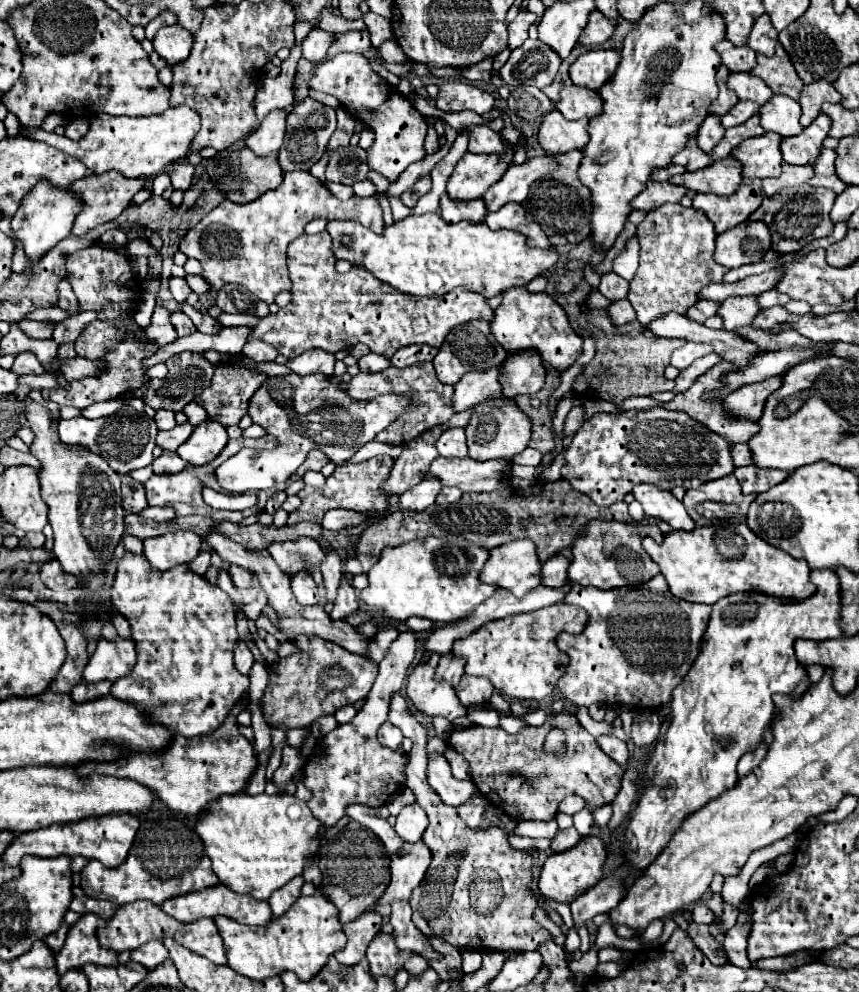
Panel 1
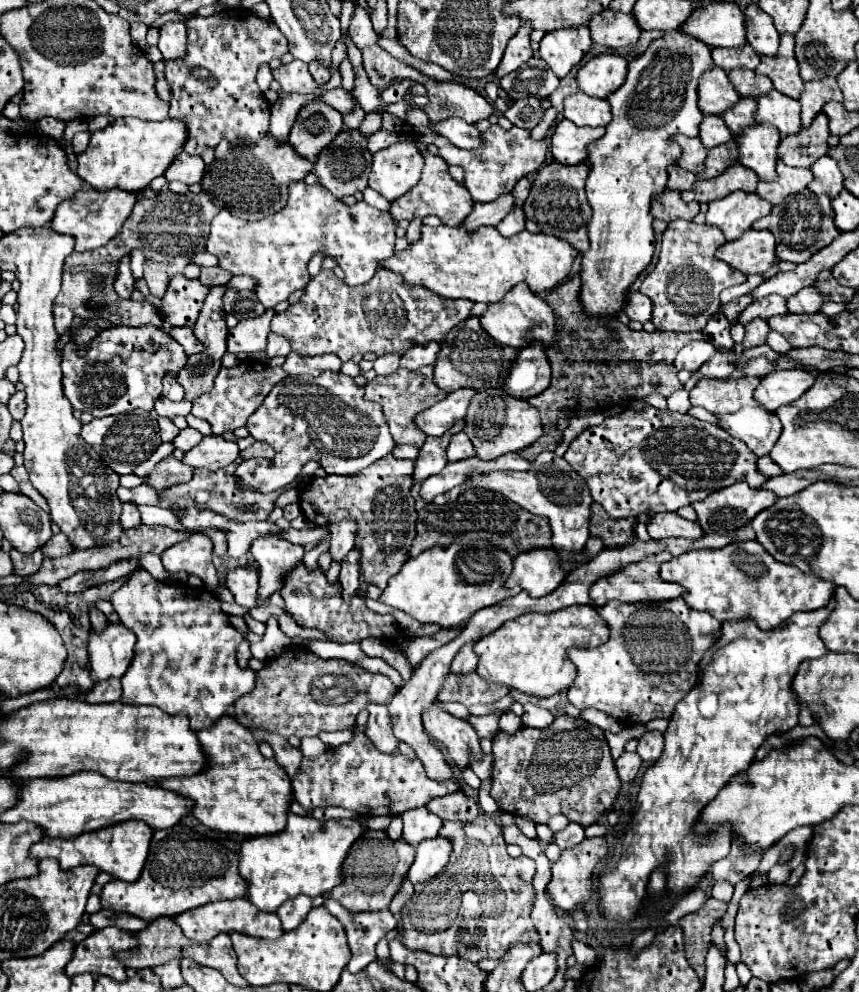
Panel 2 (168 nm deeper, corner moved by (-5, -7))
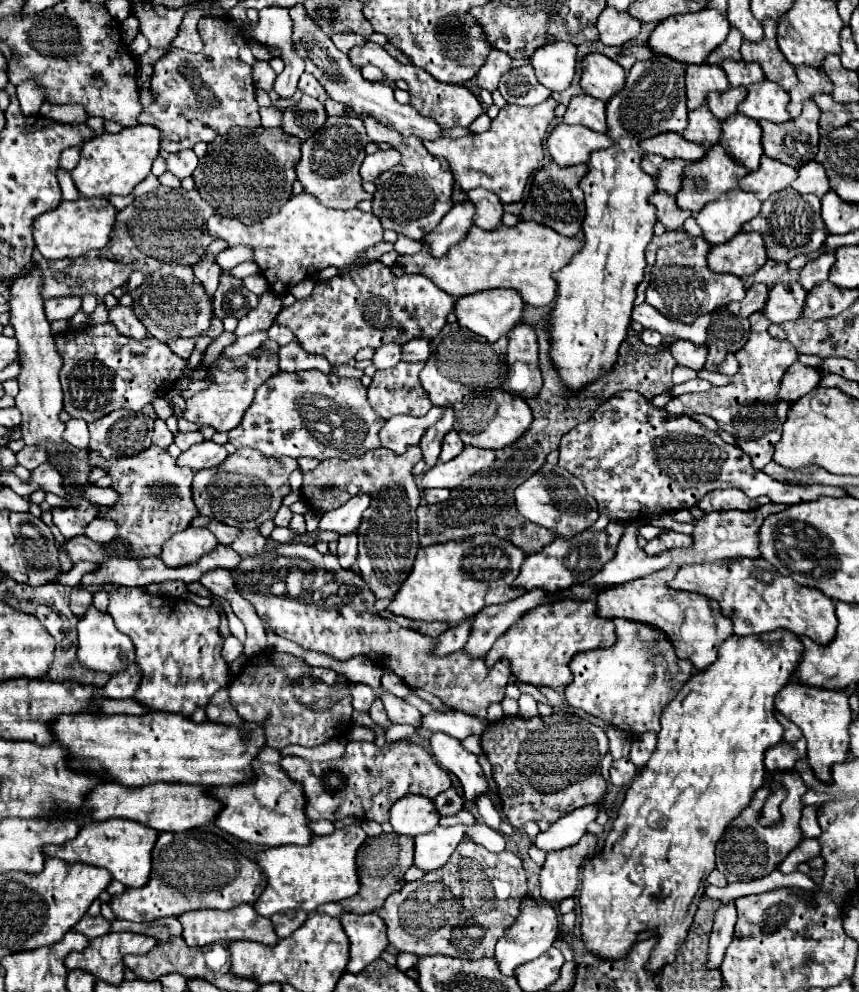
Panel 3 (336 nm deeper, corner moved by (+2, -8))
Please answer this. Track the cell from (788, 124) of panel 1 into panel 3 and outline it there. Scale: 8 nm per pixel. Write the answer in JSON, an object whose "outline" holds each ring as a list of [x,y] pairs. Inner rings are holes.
{"outline":[[[762,79],[760,83],[754,83],[746,89],[748,95],[744,103],[740,103],[738,113],[744,113],[756,121],[768,119],[772,123],[784,123],[790,119],[786,105],[790,101],[790,95],[770,79]]]}

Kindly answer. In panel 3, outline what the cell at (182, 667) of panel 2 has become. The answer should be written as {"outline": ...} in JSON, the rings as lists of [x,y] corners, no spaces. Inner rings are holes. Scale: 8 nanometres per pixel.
{"outline":[[[116,587],[110,593],[108,615],[136,647],[136,665],[144,677],[136,699],[150,711],[170,711],[190,717],[196,707],[206,707],[210,697],[230,683],[228,663],[222,659],[224,637],[218,631],[216,607],[196,607],[184,599],[154,597],[142,587]]]}

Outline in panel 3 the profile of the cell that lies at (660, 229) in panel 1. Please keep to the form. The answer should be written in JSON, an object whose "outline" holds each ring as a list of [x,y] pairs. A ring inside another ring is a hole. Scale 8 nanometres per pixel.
{"outline":[[[692,237],[678,245],[660,249],[656,257],[656,267],[660,269],[652,269],[652,285],[648,285],[646,303],[656,307],[668,319],[692,323],[698,315],[712,313],[716,309],[726,307],[732,301],[744,299],[746,289],[742,287],[740,277],[728,273],[714,273],[708,269],[706,265],[708,249],[710,245],[702,237]]]}

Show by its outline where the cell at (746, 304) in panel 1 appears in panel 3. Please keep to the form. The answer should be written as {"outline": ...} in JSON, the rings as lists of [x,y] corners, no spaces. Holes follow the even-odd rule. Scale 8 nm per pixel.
{"outline":[[[790,281],[788,285],[778,283],[770,289],[764,313],[768,315],[768,319],[772,323],[798,319],[798,317],[802,317],[800,311],[804,309],[806,295],[808,295],[808,291],[804,291],[804,287],[800,287],[798,281]]]}

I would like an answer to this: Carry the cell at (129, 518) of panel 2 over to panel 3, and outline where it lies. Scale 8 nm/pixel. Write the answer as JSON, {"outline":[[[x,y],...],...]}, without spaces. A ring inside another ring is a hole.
{"outline":[[[94,519],[86,529],[84,535],[96,543],[108,543],[116,537],[116,525],[102,521],[102,519]]]}

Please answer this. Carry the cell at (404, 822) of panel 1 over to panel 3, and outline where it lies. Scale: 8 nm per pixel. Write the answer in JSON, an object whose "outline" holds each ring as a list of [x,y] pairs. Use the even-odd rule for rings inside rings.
{"outline":[[[404,795],[404,799],[398,799],[392,807],[390,807],[390,825],[394,827],[396,833],[400,835],[410,835],[416,837],[420,833],[432,831],[432,827],[436,827],[440,821],[440,815],[434,807],[432,799],[424,799],[422,795]]]}

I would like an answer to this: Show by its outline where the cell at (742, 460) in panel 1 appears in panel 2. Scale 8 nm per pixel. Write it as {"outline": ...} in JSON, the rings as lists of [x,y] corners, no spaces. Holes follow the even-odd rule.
{"outline":[[[769,456],[759,457],[757,459],[757,467],[759,472],[770,477],[783,474],[783,471],[775,464]]]}

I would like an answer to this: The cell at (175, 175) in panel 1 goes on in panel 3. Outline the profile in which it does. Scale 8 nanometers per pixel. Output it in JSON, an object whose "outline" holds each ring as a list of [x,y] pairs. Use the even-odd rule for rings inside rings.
{"outline":[[[184,149],[184,151],[178,151],[178,153],[170,153],[166,157],[168,161],[168,171],[172,171],[176,177],[184,179],[184,177],[190,177],[198,165],[198,157],[192,149]]]}

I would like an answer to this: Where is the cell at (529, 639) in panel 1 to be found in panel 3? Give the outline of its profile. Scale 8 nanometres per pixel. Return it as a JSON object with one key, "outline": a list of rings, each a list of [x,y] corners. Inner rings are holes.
{"outline":[[[554,601],[540,605],[520,617],[488,651],[486,663],[492,667],[498,659],[508,659],[512,663],[512,673],[518,681],[530,685],[544,685],[562,691],[572,683],[570,661],[576,653],[590,649],[608,649],[616,643],[614,623],[610,619],[600,619],[596,615],[596,601]]]}

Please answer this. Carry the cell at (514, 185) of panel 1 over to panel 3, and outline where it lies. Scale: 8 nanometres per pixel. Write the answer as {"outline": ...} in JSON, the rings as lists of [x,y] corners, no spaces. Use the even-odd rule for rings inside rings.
{"outline":[[[470,201],[454,205],[452,211],[448,211],[448,215],[440,221],[440,227],[424,235],[422,243],[428,249],[432,249],[432,255],[436,257],[444,255],[450,245],[456,245],[466,237],[468,229],[472,227],[472,217],[474,217],[474,205]]]}

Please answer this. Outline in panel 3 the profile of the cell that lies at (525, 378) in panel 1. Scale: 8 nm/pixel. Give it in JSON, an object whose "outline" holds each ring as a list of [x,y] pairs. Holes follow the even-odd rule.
{"outline":[[[520,323],[508,331],[508,377],[504,389],[522,395],[524,399],[538,395],[542,387],[542,373],[538,361],[538,337],[532,325]]]}

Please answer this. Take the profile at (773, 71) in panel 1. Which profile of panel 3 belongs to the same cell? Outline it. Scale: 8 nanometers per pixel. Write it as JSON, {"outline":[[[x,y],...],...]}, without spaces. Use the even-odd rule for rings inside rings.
{"outline":[[[764,19],[764,39],[760,43],[744,41],[742,43],[742,59],[744,61],[758,61],[764,69],[766,79],[780,83],[786,91],[798,83],[792,63],[780,55],[780,49],[776,47],[776,21]]]}

